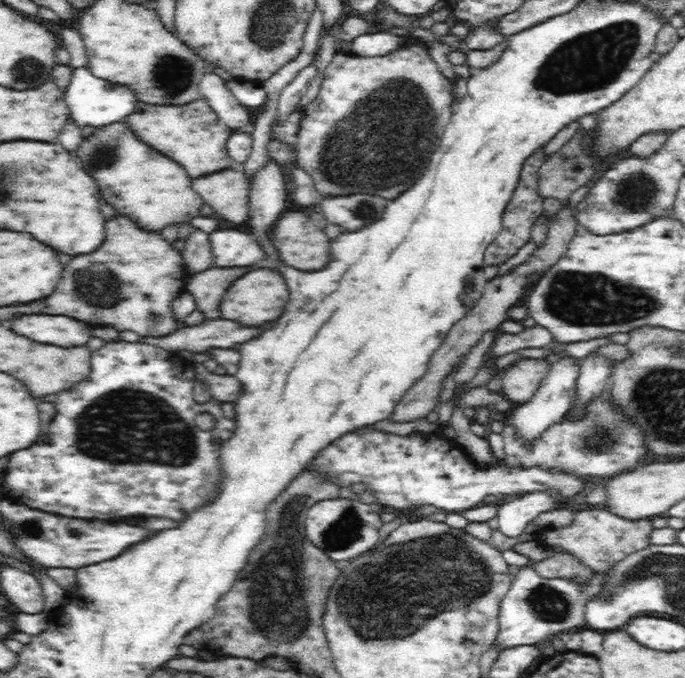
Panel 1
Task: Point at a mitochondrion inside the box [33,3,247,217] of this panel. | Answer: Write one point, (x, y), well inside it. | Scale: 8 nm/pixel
(172, 76)

